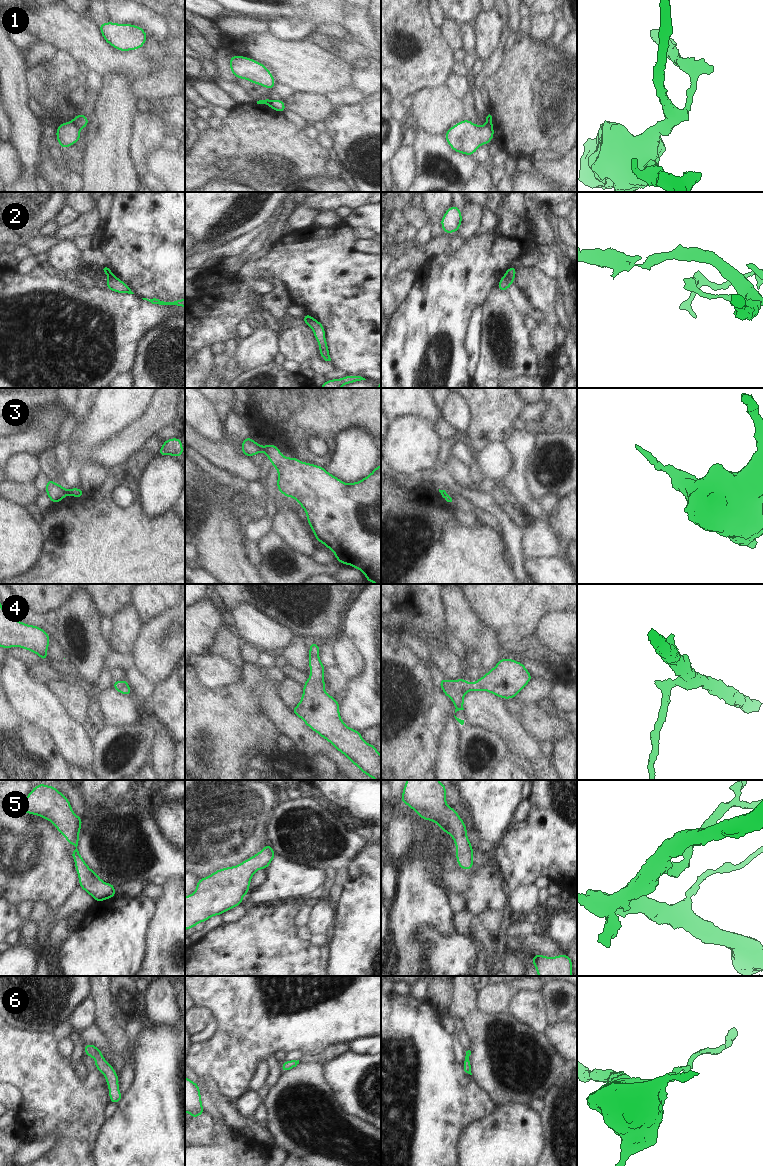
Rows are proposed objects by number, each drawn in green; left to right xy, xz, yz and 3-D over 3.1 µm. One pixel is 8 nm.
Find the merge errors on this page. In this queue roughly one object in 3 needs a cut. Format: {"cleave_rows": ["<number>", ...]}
{"cleave_rows": ["1", "2", "3"]}

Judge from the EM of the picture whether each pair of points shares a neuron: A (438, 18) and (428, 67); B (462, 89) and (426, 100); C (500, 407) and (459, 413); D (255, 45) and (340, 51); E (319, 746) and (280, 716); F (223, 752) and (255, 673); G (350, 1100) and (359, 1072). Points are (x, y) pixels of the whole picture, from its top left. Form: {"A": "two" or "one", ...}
{"A": "two", "B": "two", "C": "two", "D": "two", "E": "one", "F": "one", "G": "one"}

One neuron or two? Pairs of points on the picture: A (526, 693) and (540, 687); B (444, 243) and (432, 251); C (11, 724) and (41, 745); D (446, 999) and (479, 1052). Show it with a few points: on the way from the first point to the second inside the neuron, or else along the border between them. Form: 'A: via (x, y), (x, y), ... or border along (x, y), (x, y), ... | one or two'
A: via (529, 693), (537, 689) | one
B: via (441, 246), (435, 248) | one
C: via (18, 728), (34, 742) | one
D: border along (455, 986), (453, 1001), (450, 1005) | two

